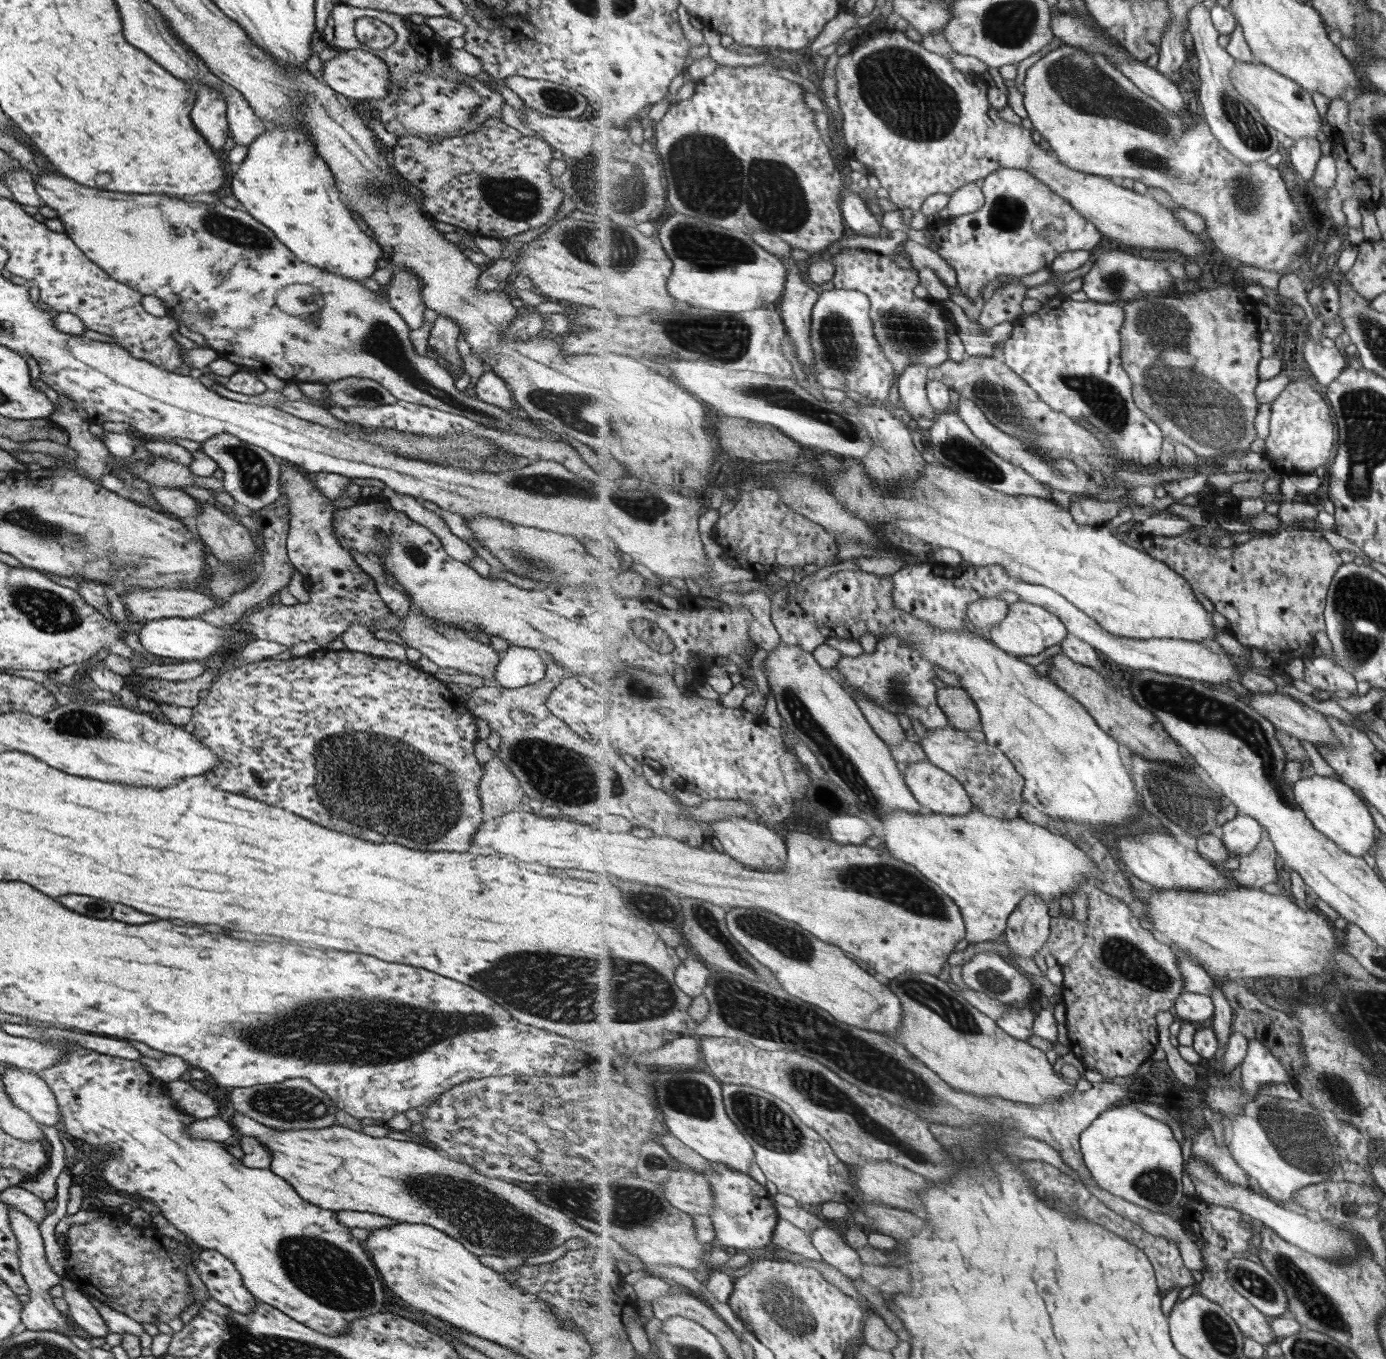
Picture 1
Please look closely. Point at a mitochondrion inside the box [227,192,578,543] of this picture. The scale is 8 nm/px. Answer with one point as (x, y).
(381, 340)

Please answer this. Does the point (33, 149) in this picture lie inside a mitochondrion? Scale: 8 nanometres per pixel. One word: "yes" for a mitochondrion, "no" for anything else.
no

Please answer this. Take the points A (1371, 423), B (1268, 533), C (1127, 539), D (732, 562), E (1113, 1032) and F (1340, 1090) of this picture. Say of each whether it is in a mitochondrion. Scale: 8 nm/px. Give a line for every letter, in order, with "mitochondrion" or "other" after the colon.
A: mitochondrion
B: other
C: other
D: other
E: other
F: mitochondrion

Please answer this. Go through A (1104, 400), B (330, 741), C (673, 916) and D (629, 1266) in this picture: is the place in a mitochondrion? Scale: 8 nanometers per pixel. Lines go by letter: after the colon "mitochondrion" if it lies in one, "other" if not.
A: mitochondrion
B: other
C: mitochondrion
D: other

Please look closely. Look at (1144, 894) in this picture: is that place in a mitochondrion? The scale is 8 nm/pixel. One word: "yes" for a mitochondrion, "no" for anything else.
no

